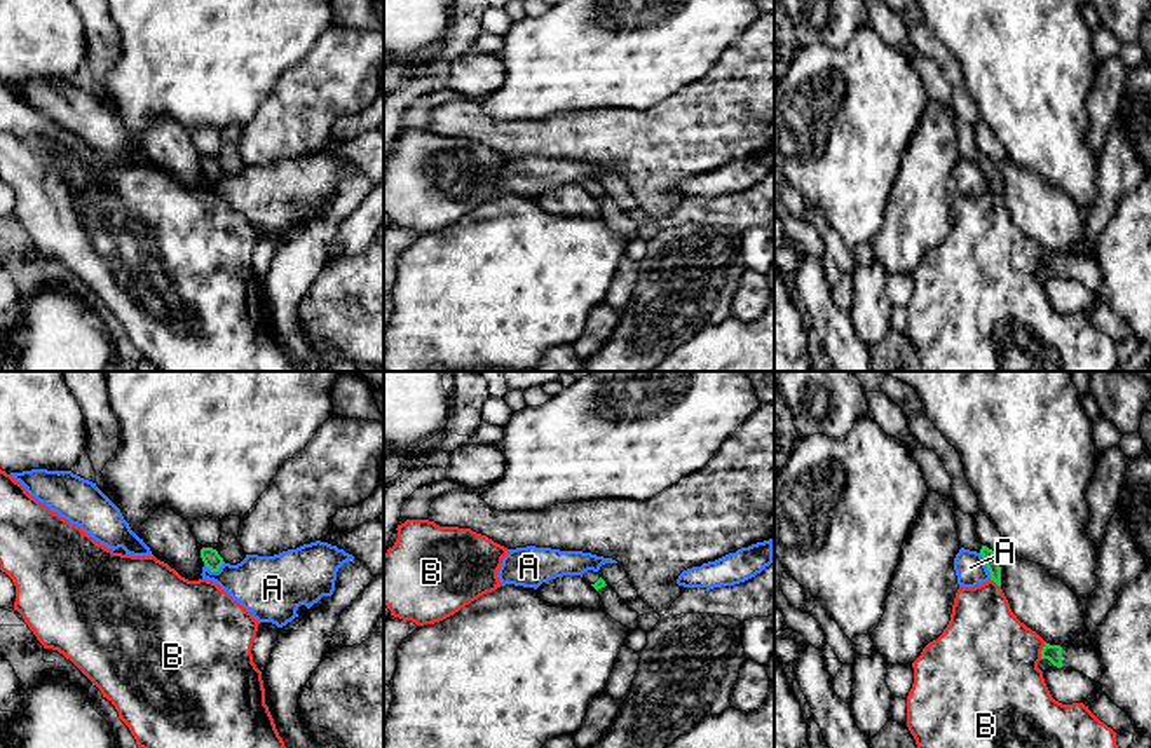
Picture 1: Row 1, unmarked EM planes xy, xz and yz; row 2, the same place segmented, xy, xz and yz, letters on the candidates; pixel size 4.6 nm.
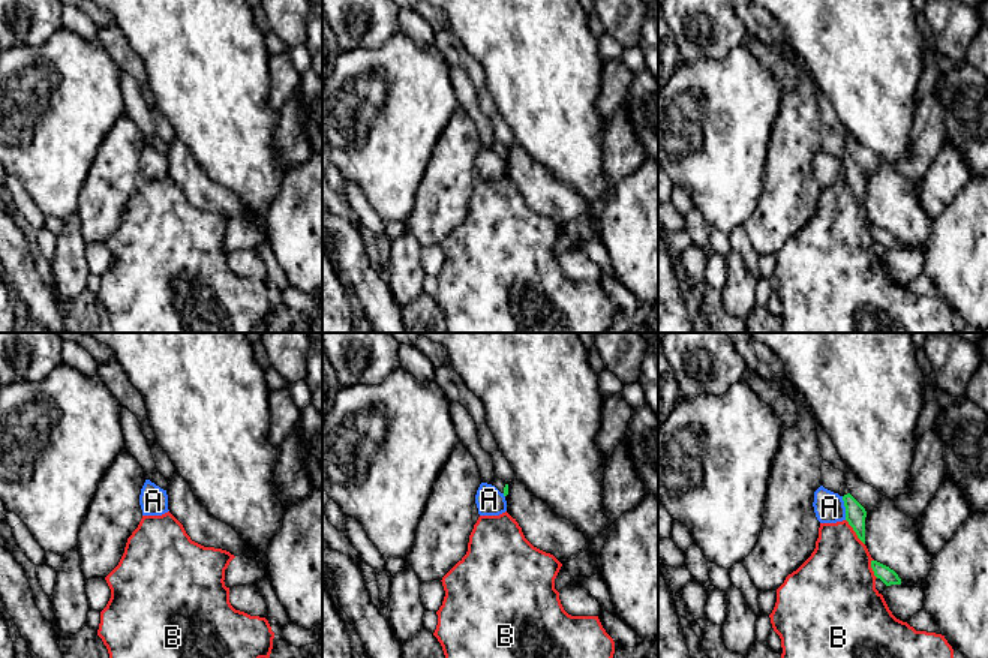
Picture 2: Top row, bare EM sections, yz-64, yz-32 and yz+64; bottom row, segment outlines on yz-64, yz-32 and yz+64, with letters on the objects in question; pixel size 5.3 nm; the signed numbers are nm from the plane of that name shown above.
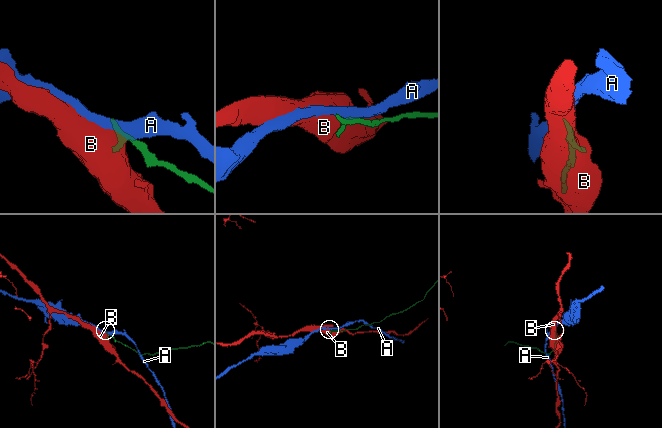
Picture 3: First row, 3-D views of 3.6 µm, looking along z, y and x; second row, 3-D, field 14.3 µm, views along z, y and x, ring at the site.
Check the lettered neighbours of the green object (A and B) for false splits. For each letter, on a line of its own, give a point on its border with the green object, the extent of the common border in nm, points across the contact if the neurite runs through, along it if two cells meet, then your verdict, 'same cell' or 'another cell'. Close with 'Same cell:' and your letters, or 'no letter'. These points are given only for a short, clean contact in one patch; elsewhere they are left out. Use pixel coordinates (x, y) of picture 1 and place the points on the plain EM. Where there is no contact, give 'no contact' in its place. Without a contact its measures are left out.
A: yz (986, 175) | 130 nm | another cell
B: yz (1042, 260) | 80 nm | along yz (1045, 251), (1040, 267) | another cell
Same cell: no letter

